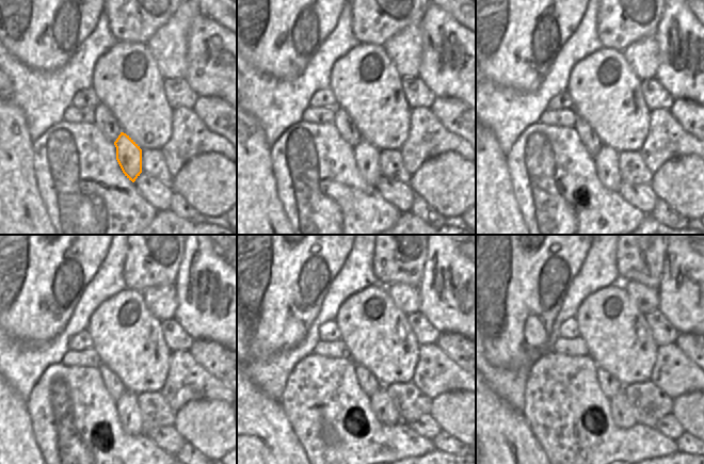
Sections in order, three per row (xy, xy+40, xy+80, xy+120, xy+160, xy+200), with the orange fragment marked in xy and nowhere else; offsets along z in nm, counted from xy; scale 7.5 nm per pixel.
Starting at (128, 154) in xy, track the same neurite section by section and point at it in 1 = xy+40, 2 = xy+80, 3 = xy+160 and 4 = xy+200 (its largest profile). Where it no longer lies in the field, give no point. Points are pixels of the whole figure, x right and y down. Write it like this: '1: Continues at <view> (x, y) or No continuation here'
1: Continues at xy+40 (366, 156)
2: Continues at xy+80 (606, 160)
3: Continues at xy+160 (382, 406)
4: Continues at xy+200 (623, 416)

